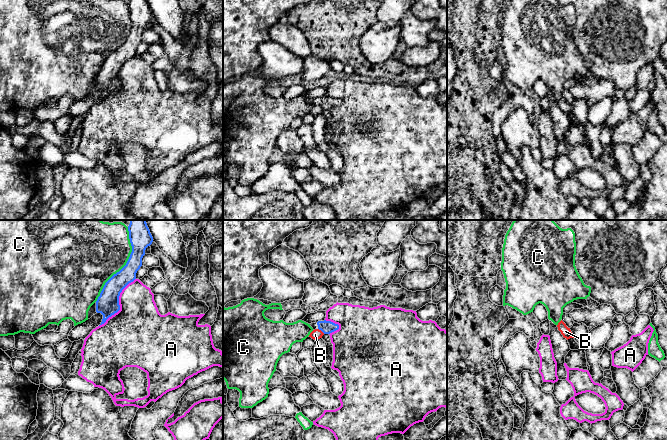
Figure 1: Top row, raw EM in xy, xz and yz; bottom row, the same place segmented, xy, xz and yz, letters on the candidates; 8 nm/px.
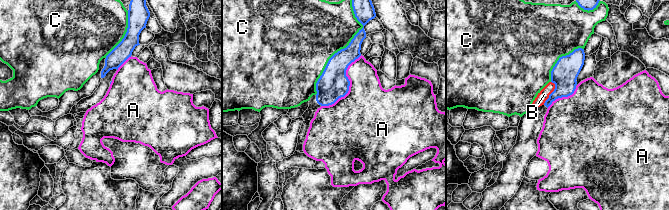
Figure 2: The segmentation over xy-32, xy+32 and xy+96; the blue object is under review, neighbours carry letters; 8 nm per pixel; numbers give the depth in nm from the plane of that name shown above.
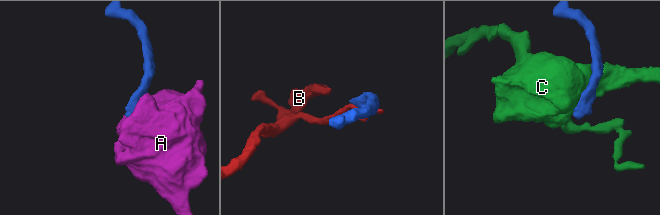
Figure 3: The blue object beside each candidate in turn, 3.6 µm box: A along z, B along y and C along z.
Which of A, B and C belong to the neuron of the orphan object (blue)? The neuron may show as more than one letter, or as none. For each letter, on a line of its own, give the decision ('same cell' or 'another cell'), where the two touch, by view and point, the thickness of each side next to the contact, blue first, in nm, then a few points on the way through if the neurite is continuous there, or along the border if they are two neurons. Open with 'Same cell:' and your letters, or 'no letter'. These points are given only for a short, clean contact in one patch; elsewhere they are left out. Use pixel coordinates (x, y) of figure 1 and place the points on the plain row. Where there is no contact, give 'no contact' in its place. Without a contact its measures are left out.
Same cell: no letter
A: another cell; meets blue in xy at (118, 79); 180 nm thick on the blue side, 420 nm on the other
B: another cell; meets blue in xz at (321, 106); 110 nm thick on the blue side, 80 nm on the other; border along xz (318, 104), (324, 109)
C: another cell; meets blue in xy at (125, 41); 180 nm thick on the blue side, 440 nm on the other

